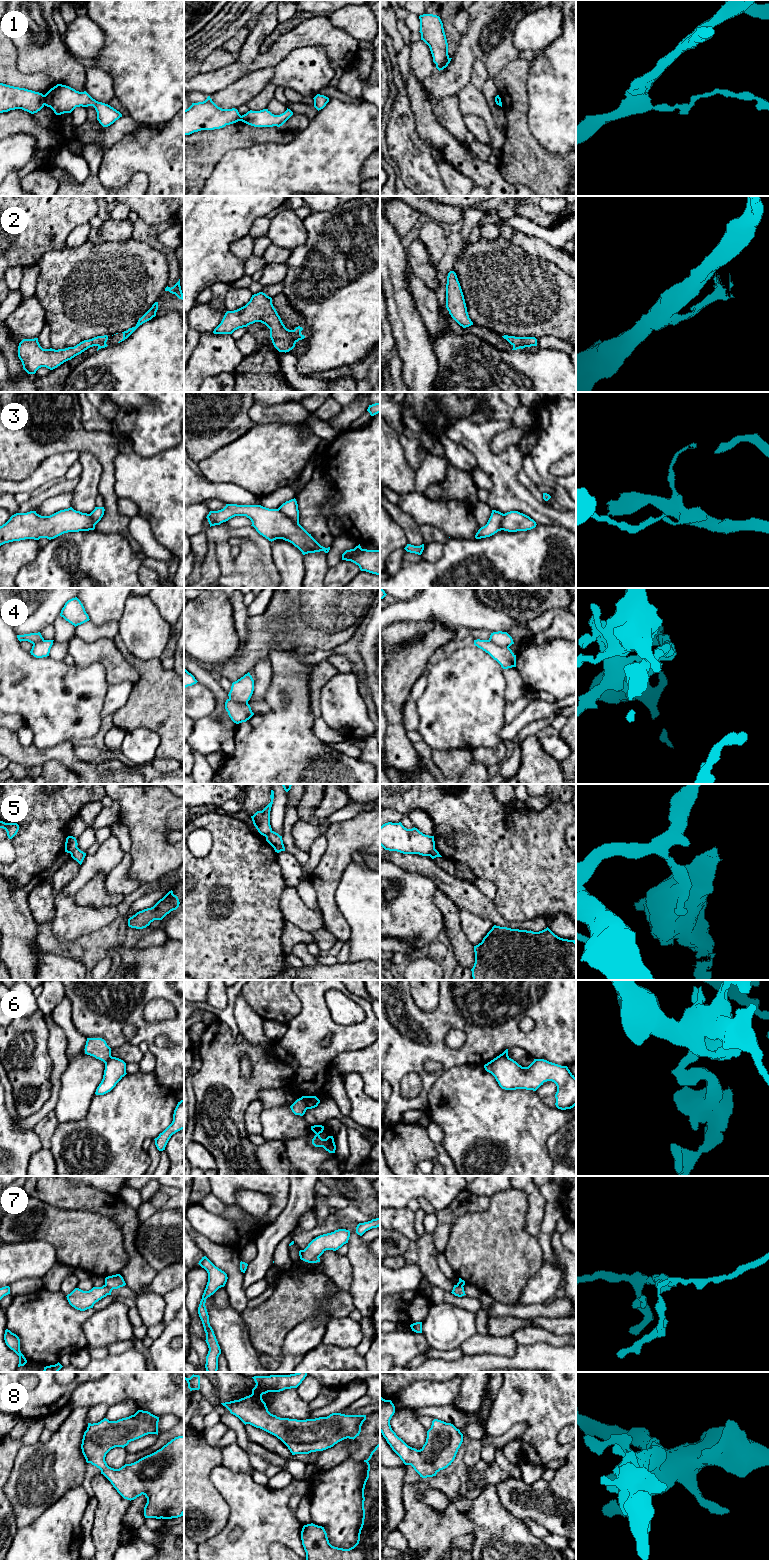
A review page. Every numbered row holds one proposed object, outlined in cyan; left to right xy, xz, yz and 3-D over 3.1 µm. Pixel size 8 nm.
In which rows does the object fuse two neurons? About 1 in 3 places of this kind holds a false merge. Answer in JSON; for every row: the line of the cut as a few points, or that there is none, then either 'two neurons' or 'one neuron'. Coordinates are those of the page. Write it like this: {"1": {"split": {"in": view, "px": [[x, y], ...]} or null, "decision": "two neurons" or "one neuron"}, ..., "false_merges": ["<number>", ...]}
{"1": {"split": {"in": "xy", "px": [[44, 95], [45, 104]]}, "decision": "two neurons"}, "2": {"split": {"in": "xz", "px": [[292, 330], [300, 332]]}, "decision": "two neurons"}, "3": {"split": {"in": "xz", "px": [[278, 508], [298, 524]]}, "decision": "two neurons"}, "4": {"split": {"in": "yz", "px": [[489, 639], [496, 644], [508, 647]]}, "decision": "two neurons"}, "5": {"split": {"in": "xy", "px": [[77, 847], [70, 853]]}, "decision": "two neurons"}, "6": {"split": {"in": "xz", "px": [[301, 1097], [307, 1108]]}, "decision": "two neurons"}, "7": {"split": {"in": "xy", "px": [[104, 1285], [111, 1290]]}, "decision": "two neurons"}, "8": {"split": null, "decision": "one neuron"}, "false_merges": ["1", "2", "3", "4", "5", "6", "7"]}

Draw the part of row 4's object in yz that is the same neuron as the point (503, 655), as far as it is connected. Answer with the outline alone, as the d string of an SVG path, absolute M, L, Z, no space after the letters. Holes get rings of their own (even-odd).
M474 640L474 645L488 653L503 669L516 667L516 655L507 646L499 646L491 640Z

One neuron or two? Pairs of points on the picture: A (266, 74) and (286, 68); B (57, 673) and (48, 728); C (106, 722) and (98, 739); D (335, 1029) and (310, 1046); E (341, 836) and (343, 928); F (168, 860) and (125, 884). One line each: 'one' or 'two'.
A: two
B: one
C: one
D: one
E: one
F: two

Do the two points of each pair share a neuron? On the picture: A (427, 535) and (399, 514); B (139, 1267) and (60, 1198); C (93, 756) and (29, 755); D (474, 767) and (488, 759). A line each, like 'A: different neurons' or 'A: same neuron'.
A: different neurons
B: same neuron
C: different neurons
D: different neurons

